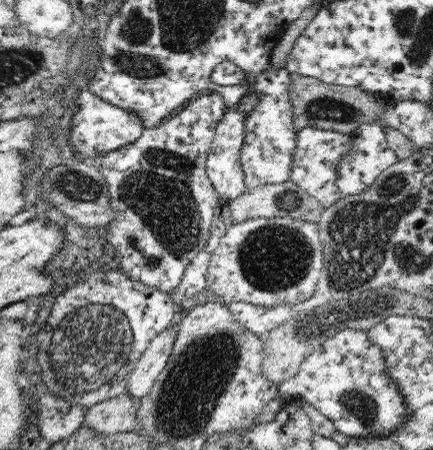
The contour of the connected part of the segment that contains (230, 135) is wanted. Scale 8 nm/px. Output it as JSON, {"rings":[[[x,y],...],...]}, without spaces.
{"rings":[[[254,93],[246,94],[241,101],[232,109],[226,109],[216,128],[216,135],[211,145],[211,152],[206,160],[206,172],[215,192],[225,201],[238,198],[247,190],[245,184],[245,173],[240,163],[241,151],[245,144],[245,119],[254,111],[260,97]]]}

